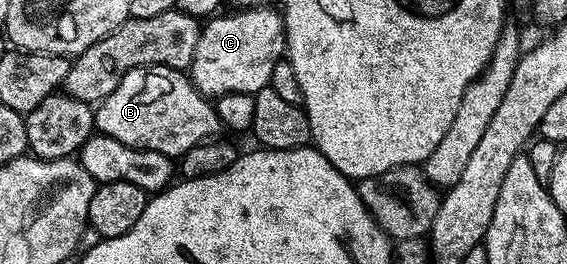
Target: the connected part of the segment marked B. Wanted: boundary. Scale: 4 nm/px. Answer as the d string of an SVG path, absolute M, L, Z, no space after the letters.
M140 66L128 70L124 78L94 108L94 127L124 146L156 150L171 158L180 158L192 146L217 137L223 131L213 103L198 91L185 71L168 66Z

